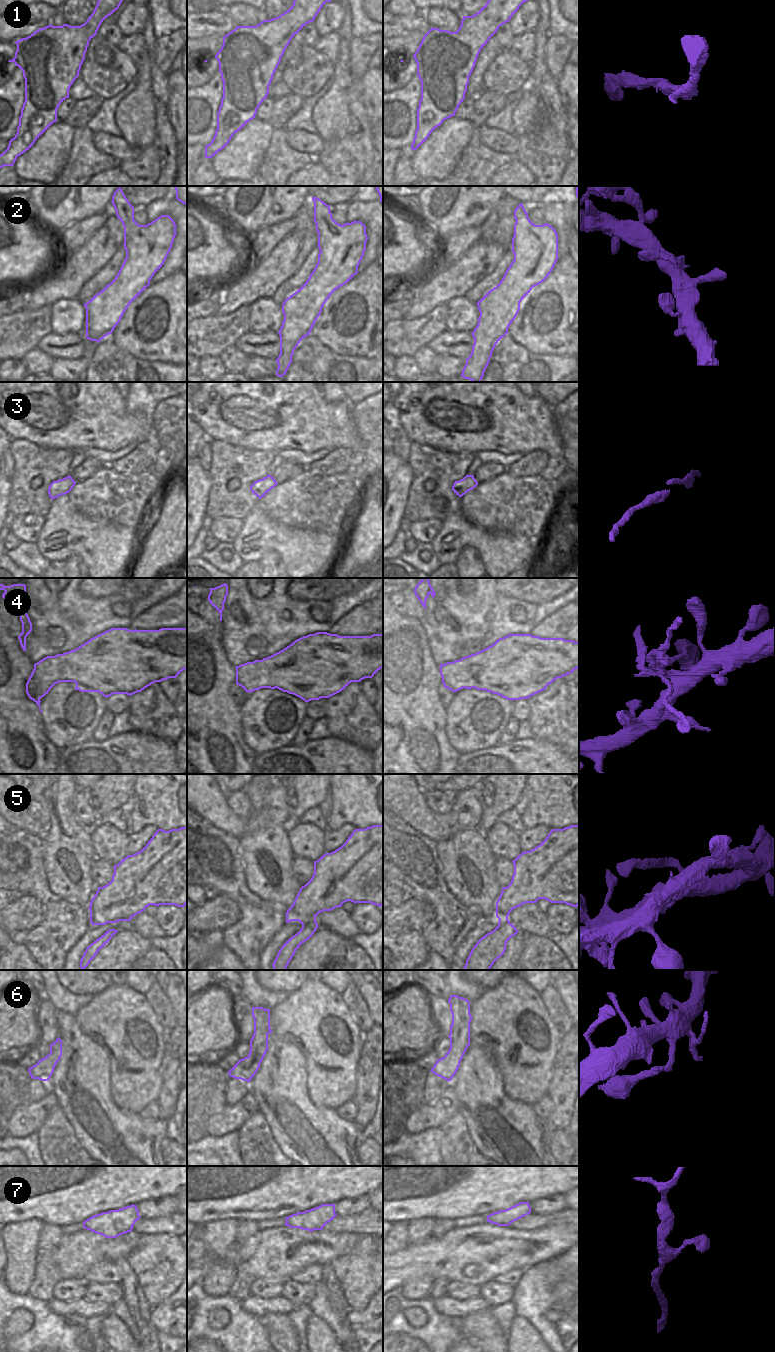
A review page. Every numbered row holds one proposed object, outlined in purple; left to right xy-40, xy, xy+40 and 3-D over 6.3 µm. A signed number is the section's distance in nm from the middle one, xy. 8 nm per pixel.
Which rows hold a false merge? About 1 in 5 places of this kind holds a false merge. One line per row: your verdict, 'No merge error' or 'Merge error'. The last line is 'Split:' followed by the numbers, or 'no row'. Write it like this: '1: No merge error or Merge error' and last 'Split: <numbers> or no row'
1: No merge error
2: No merge error
3: No merge error
4: Merge error
5: No merge error
6: Merge error
7: No merge error
Split: 4, 6.

